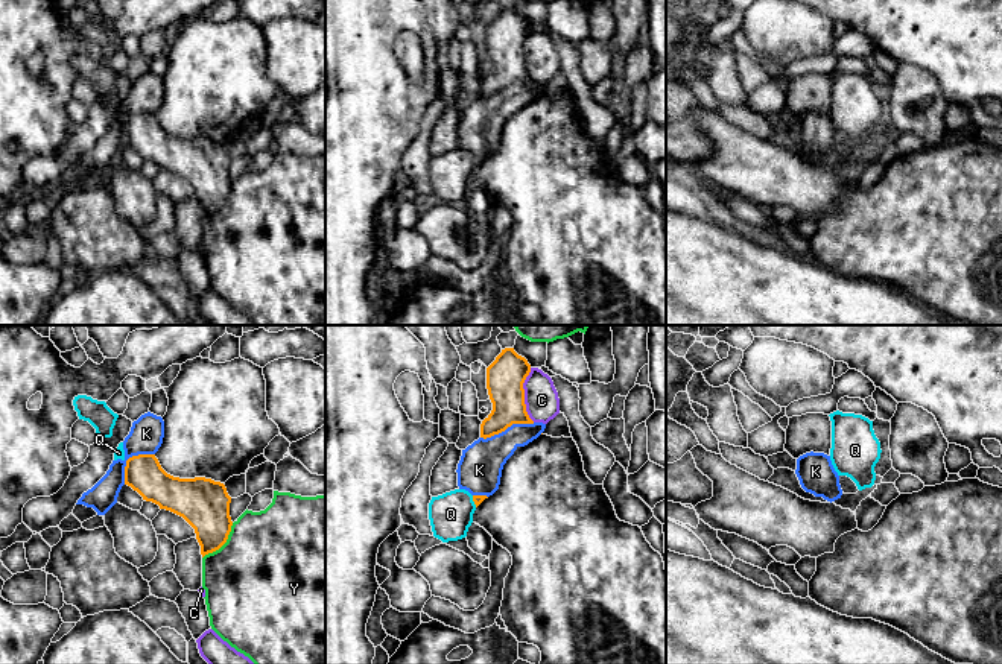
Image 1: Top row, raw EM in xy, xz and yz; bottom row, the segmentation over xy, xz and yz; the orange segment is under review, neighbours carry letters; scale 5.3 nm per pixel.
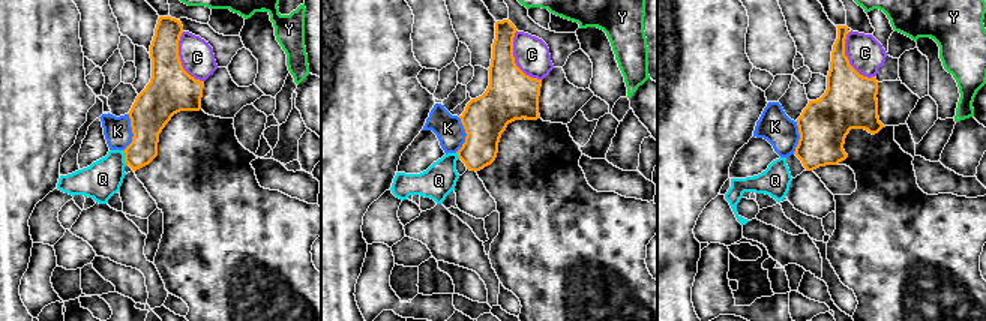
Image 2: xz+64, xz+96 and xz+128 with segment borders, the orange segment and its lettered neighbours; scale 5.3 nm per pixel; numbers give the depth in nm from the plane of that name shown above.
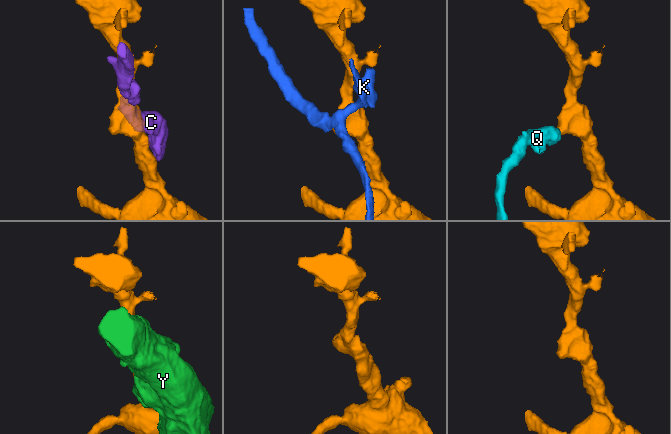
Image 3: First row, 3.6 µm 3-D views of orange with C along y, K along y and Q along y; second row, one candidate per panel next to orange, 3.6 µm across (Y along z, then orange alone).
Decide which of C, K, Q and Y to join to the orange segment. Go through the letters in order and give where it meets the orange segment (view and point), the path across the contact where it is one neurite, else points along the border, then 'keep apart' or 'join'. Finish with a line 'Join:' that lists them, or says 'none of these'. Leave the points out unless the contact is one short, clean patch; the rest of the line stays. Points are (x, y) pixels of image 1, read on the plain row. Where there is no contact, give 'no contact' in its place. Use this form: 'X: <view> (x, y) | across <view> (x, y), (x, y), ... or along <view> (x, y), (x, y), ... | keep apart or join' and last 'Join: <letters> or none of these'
C: xz (523, 55) | keep apart
K: xz (507, 87) | keep apart
Q: xz (473, 160) | across xz (478, 158), (473, 160), (459, 164), (450, 173) | join
Y: xy (222, 204) | keep apart
Join: Q

